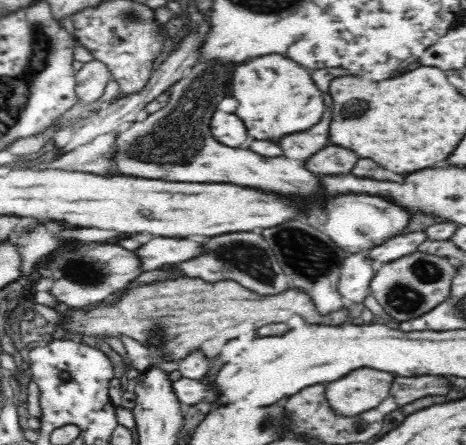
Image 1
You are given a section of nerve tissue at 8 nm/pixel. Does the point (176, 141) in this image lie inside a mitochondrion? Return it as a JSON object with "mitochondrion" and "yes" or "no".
{"mitochondrion":"yes"}

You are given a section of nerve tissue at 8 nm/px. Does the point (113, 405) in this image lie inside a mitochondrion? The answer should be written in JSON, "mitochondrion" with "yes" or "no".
{"mitochondrion":"no"}

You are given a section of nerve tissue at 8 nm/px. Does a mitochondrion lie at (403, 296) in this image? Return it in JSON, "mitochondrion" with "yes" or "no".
{"mitochondrion":"yes"}

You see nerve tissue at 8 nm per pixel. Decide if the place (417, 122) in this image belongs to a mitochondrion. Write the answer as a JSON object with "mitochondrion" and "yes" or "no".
{"mitochondrion":"no"}

